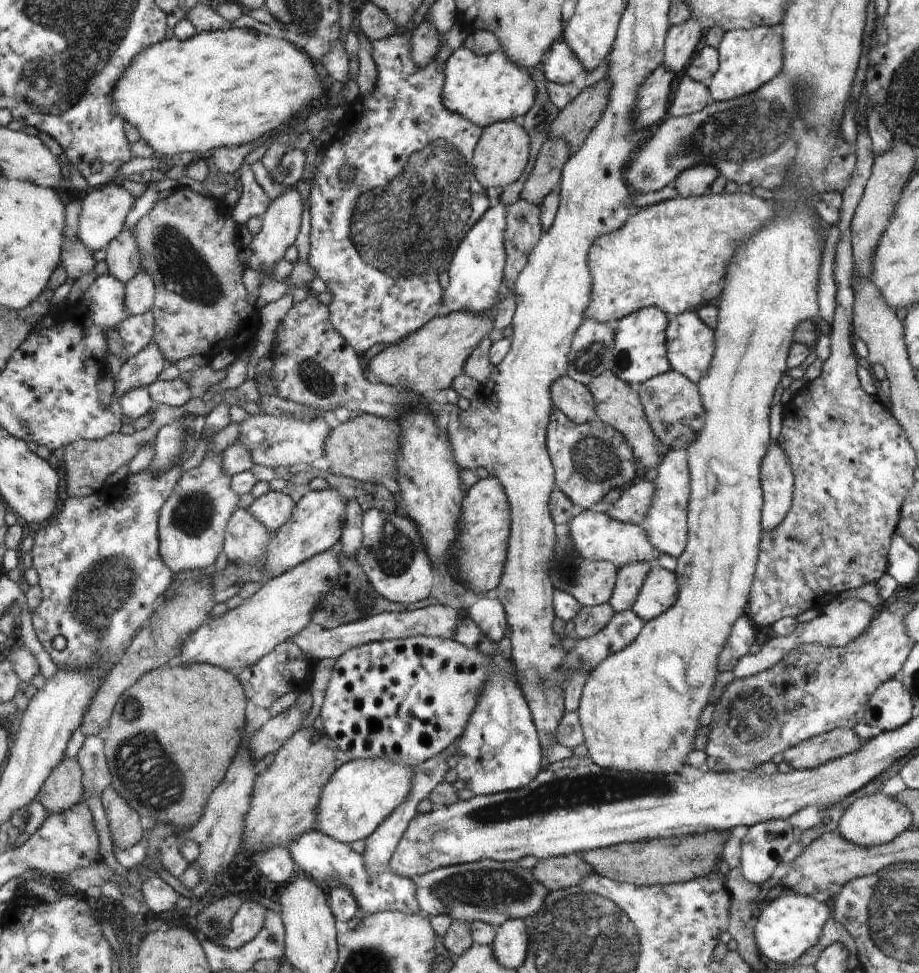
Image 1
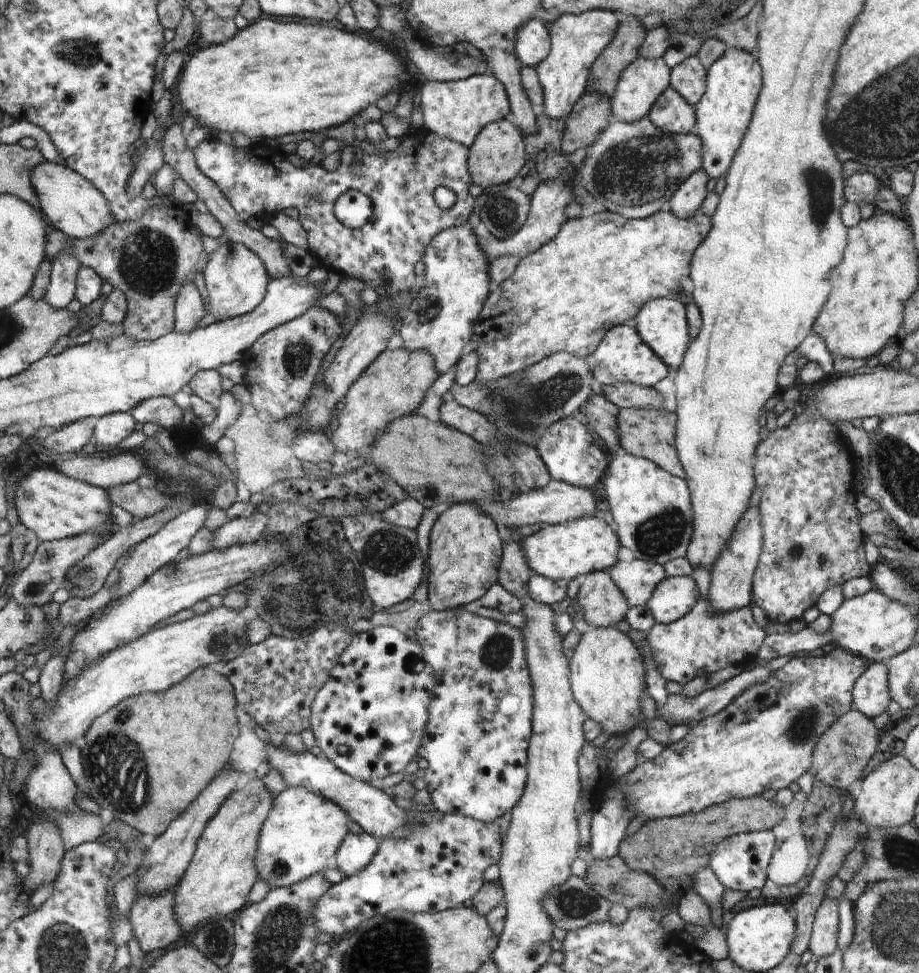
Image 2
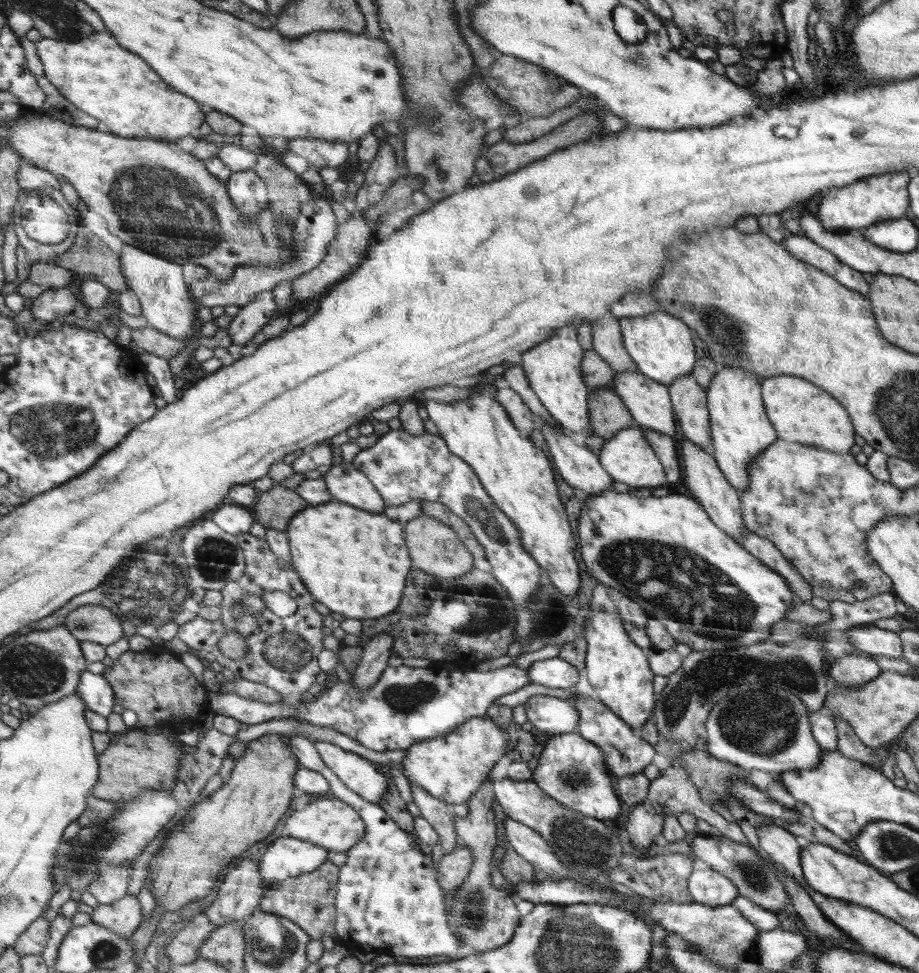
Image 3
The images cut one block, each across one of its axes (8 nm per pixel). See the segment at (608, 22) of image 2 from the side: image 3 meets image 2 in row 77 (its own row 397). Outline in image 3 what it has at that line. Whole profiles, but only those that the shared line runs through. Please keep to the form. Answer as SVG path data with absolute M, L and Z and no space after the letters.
M574 325L558 328L552 338L544 343L536 344L530 351L524 352L520 358L521 366L528 378L528 382L544 409L556 419L561 426L578 432L578 434L592 435L590 425L589 387L585 383L584 370L580 370L582 348L576 340Z

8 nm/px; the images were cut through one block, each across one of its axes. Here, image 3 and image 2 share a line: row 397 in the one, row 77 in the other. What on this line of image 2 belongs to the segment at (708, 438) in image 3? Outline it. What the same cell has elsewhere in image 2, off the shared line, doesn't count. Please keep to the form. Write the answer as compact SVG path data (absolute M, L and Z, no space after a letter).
M694 55L673 68L674 90L693 106L702 98L707 82L707 71L699 58Z

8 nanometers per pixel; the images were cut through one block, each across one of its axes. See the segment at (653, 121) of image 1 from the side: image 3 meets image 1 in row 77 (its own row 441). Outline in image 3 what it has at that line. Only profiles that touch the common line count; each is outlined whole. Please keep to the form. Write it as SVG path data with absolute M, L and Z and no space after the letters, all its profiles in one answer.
M642 427L642 433L644 433L646 440L650 442L650 446L654 448L657 456L661 459L661 463L665 466L670 485L681 480L682 466L680 466L680 456L678 456L678 448L676 448L674 439L662 434L662 432L650 430L650 428Z

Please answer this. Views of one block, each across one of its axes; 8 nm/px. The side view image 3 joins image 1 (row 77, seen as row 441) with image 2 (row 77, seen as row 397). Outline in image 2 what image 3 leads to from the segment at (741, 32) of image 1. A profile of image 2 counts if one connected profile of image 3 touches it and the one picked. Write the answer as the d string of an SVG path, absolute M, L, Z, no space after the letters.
M733 48L708 68L705 92L694 105L697 112L694 132L702 138L705 154L701 168L710 179L718 180L727 172L751 123L763 88L763 71L759 60L740 48Z

